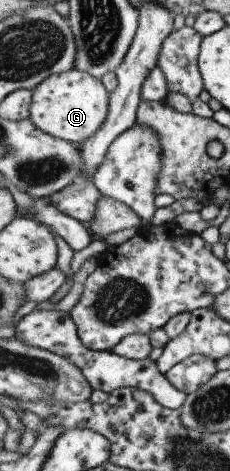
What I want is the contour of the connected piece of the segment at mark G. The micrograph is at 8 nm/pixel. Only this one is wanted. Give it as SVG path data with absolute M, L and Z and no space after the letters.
M76 68L46 78L33 92L30 119L34 125L77 146L96 135L107 120L111 93L100 79Z

